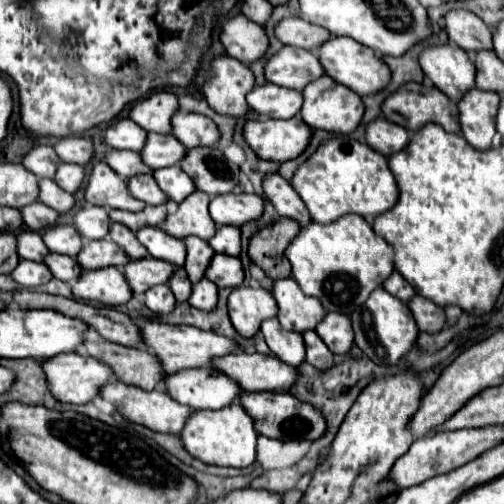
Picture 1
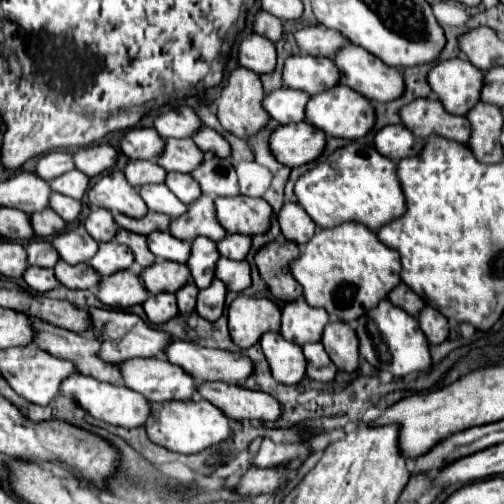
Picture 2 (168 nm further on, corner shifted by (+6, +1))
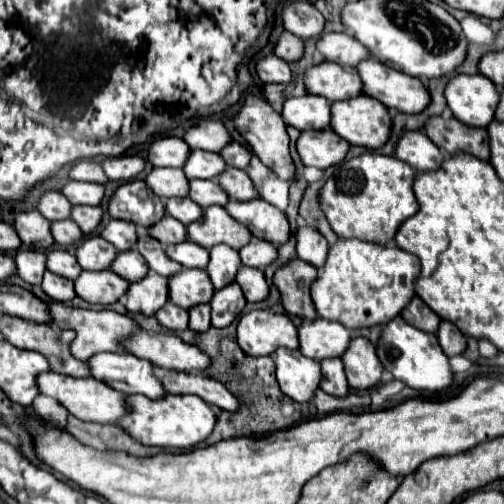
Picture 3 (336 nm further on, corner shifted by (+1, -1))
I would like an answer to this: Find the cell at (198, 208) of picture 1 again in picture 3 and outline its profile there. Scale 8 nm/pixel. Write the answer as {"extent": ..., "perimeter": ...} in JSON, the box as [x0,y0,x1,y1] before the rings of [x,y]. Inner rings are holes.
{"extent":[187,205,253,249],"perimeter":[[[217,205],[203,209],[203,219],[187,225],[187,235],[189,235],[189,241],[205,249],[211,249],[213,245],[219,245],[219,243],[225,243],[233,249],[241,249],[253,239],[247,227],[231,219],[231,215],[227,215],[227,211]]]}

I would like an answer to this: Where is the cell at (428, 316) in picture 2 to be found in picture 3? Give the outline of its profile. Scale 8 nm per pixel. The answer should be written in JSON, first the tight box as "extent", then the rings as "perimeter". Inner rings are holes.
{"extent":[437,321,467,357],"perimeter":[[[441,321],[439,331],[437,331],[437,339],[439,345],[443,347],[447,357],[455,357],[455,355],[463,355],[467,349],[467,339],[465,335],[449,321]]]}

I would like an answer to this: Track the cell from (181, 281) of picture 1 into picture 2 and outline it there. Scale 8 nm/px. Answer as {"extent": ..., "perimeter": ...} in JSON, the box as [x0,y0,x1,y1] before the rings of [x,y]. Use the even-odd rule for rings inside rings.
{"extent":[176,283,198,313],"perimeter":[[[186,283],[176,291],[180,313],[188,313],[194,309],[194,297],[198,295],[198,287],[194,283]]]}

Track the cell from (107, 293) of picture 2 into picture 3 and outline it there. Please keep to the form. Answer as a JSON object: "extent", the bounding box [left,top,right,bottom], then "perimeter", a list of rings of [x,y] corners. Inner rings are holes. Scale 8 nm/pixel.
{"extent":[123,273,169,317],"perimeter":[[[149,273],[145,279],[131,283],[123,303],[129,313],[143,313],[151,317],[167,303],[167,299],[169,299],[167,277]]]}

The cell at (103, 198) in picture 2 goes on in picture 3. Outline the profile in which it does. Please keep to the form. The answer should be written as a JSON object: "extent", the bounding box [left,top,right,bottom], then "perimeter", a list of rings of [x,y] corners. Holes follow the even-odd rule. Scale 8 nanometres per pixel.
{"extent":[109,179,165,227],"perimeter":[[[135,179],[123,183],[109,201],[109,213],[113,219],[131,221],[139,227],[153,227],[165,215],[165,205],[159,195],[155,195],[145,181]]]}

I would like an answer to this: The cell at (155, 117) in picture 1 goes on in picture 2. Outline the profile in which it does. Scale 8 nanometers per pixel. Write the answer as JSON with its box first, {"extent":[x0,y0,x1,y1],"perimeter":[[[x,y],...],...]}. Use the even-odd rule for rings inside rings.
{"extent":[154,105,202,137],"perimeter":[[[188,105],[164,111],[154,119],[154,129],[162,137],[190,137],[200,125],[202,121]]]}

